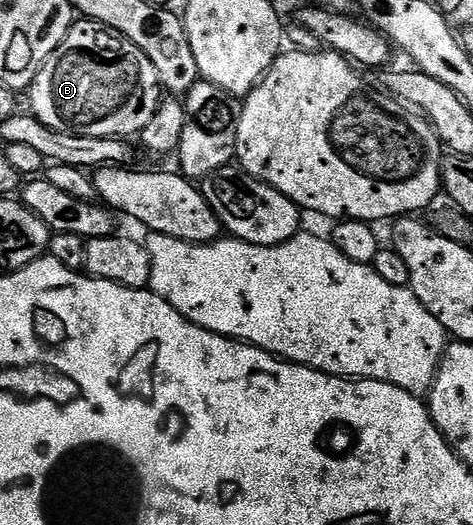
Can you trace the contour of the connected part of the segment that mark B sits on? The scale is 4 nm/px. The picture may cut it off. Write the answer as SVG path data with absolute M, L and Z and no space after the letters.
M79 19L35 76L29 96L30 112L45 127L73 135L131 139L134 133L142 134L153 119L161 86L153 63L141 47L105 23Z

